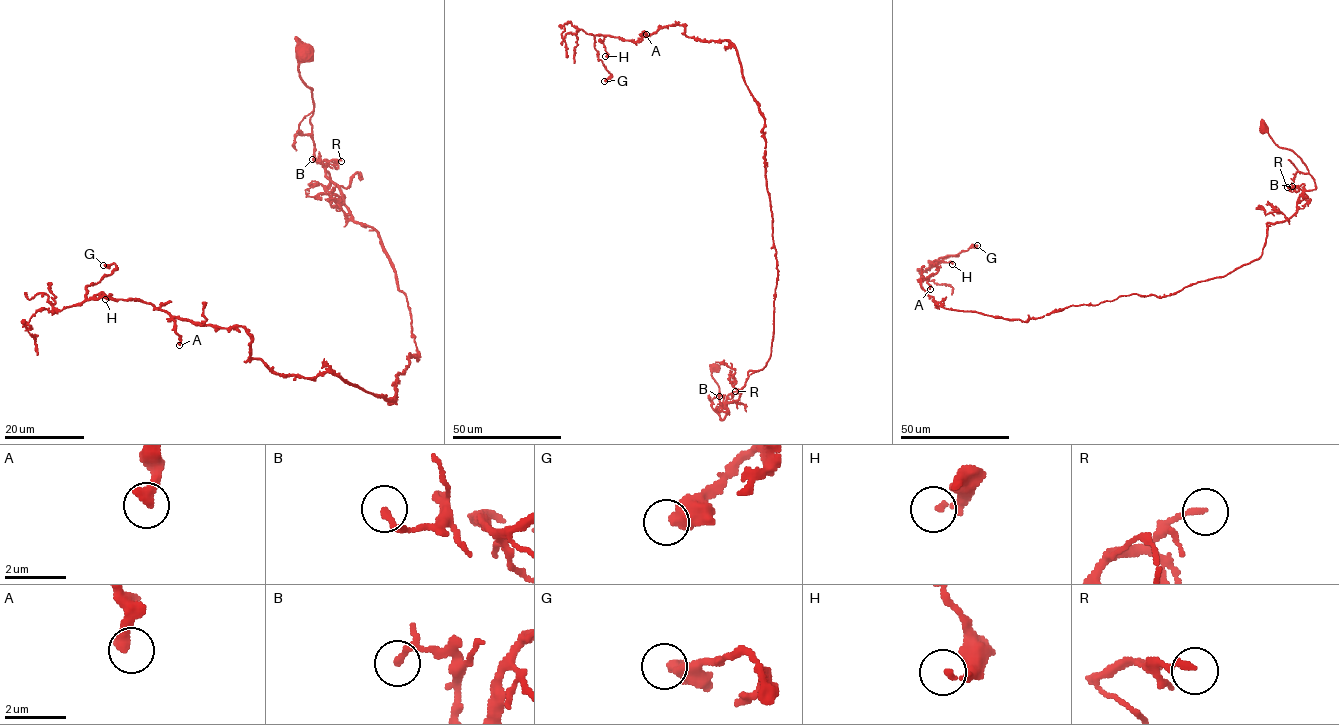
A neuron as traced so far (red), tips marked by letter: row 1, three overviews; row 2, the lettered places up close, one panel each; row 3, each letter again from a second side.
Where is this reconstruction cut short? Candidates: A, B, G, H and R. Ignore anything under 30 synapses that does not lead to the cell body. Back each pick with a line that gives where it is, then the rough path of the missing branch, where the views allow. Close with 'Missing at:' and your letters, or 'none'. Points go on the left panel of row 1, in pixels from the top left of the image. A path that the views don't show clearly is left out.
Missing at: none

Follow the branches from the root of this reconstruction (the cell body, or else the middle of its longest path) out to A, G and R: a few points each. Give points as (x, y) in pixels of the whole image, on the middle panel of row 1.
A: (715, 367), (722, 419), (771, 352), (778, 269), (765, 117), (729, 41), (688, 37), (685, 25), (646, 34)
G: (715, 367), (722, 419), (771, 352), (765, 117), (736, 48), (685, 25), (596, 35), (604, 81)
R: (715, 367), (711, 375), (719, 389), (721, 419), (726, 413), (726, 397), (735, 391)

